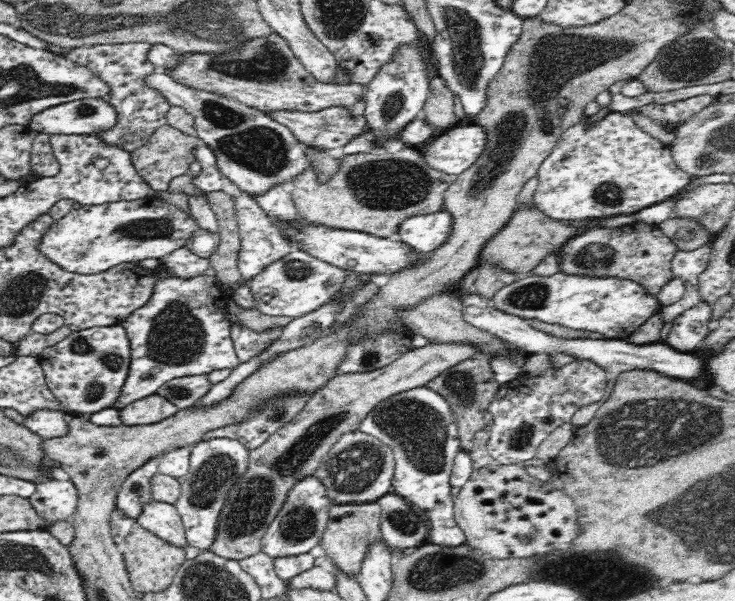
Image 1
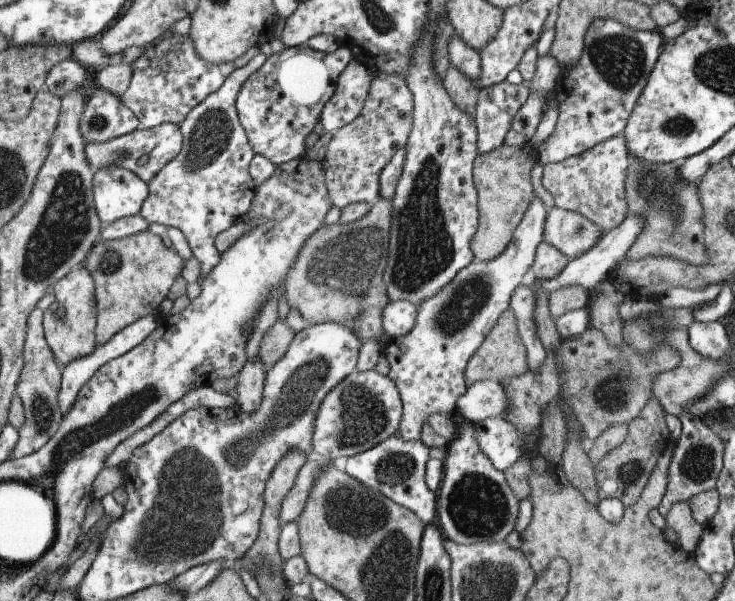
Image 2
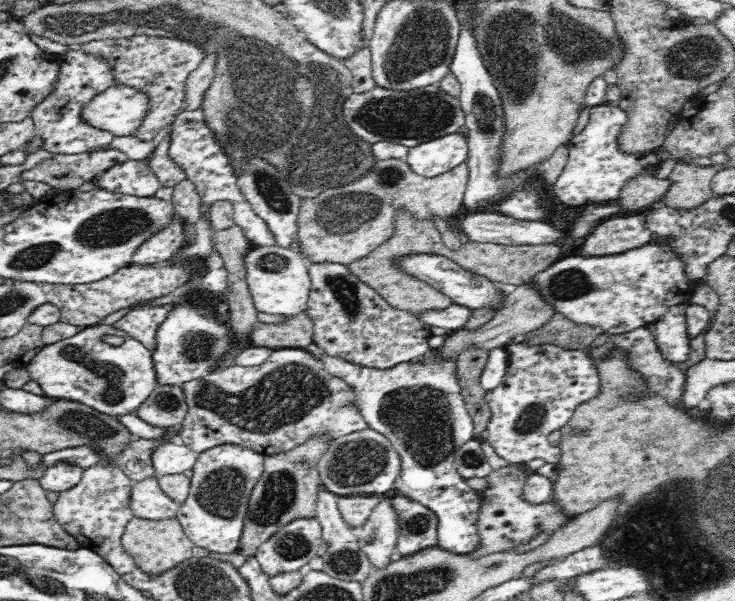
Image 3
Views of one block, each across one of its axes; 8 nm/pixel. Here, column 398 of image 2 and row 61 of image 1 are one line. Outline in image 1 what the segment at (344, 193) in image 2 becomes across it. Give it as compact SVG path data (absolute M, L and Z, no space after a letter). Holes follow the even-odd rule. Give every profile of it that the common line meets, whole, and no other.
M134 41L127 44L82 46L72 49L66 54L72 62L90 68L108 84L108 88L111 90L108 101L116 111L116 124L95 135L103 140L104 144L119 146L130 153L144 146L157 128L167 124L167 112L171 107L157 90L145 85L146 76L156 72L155 66L147 59L150 48L152 48L150 44Z

